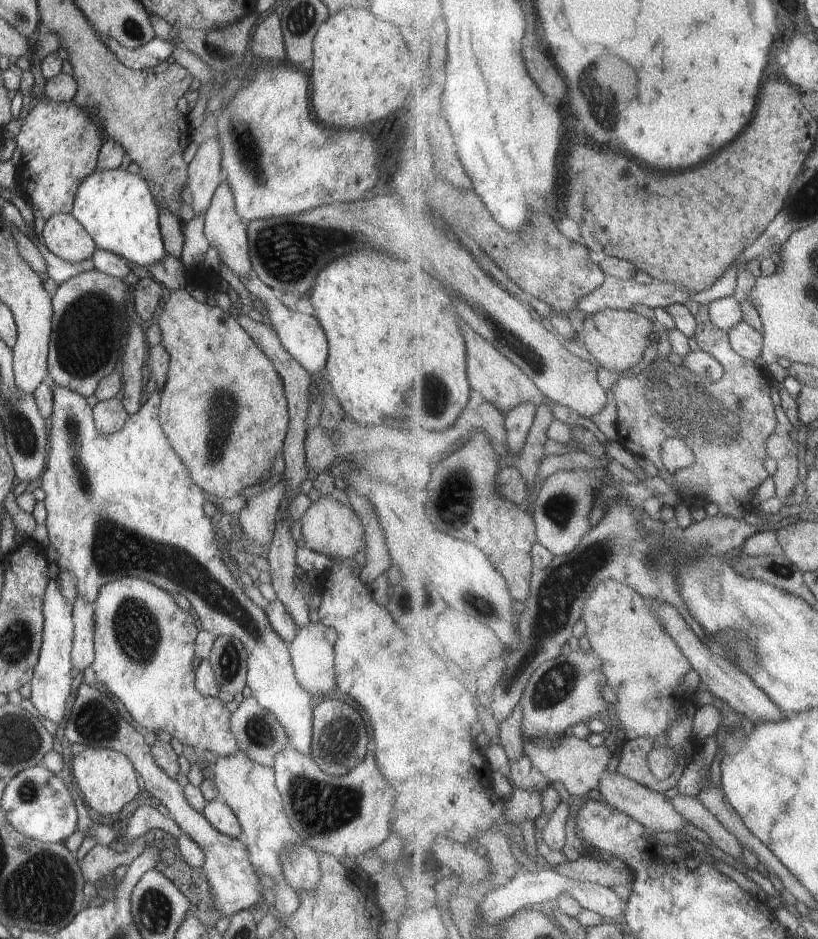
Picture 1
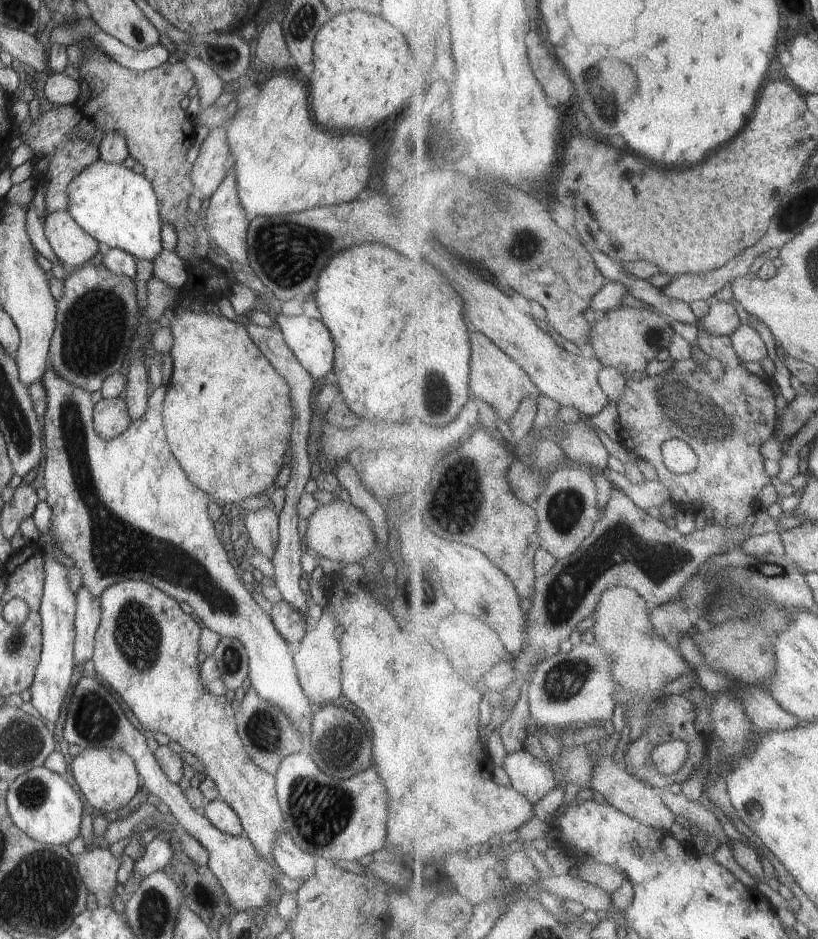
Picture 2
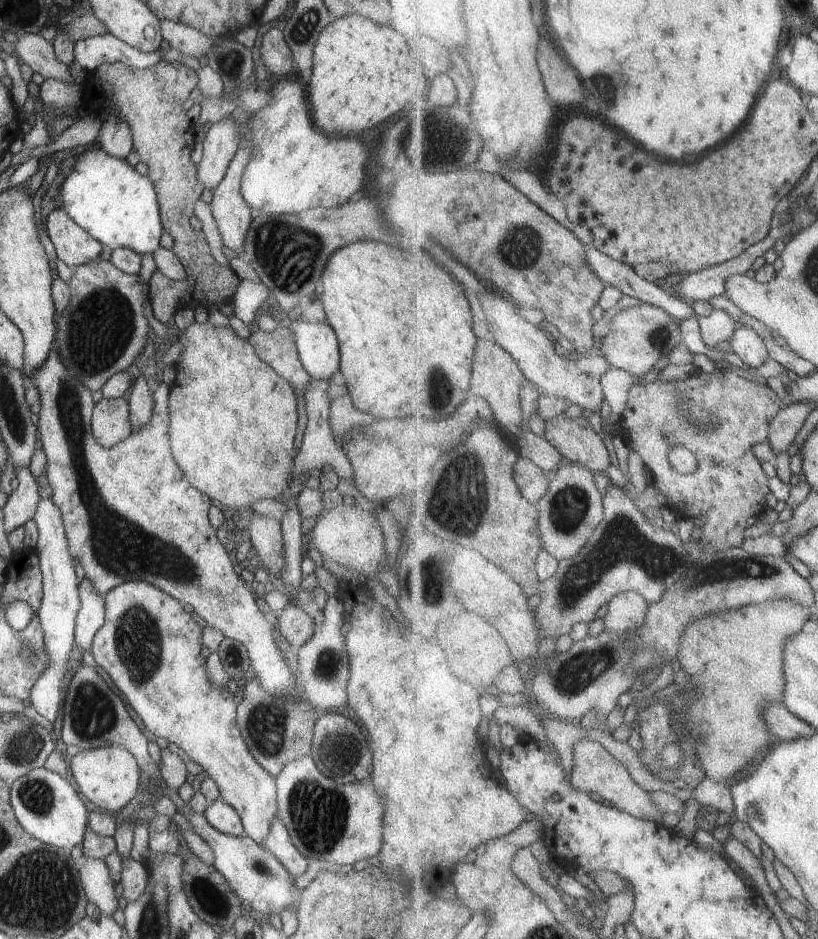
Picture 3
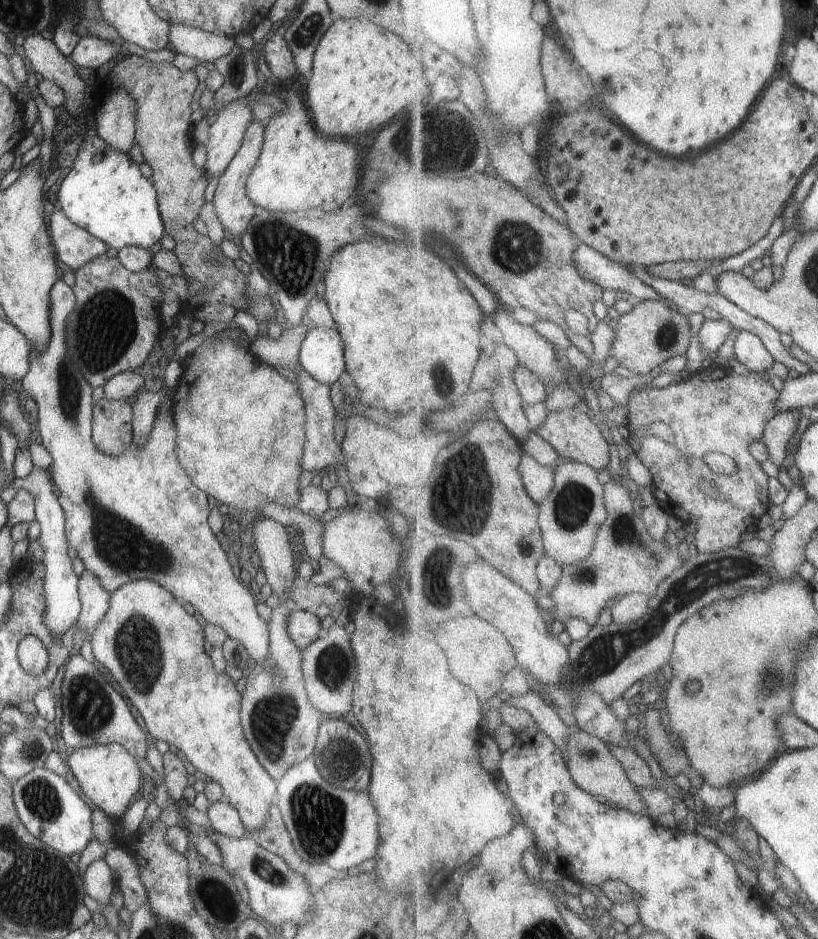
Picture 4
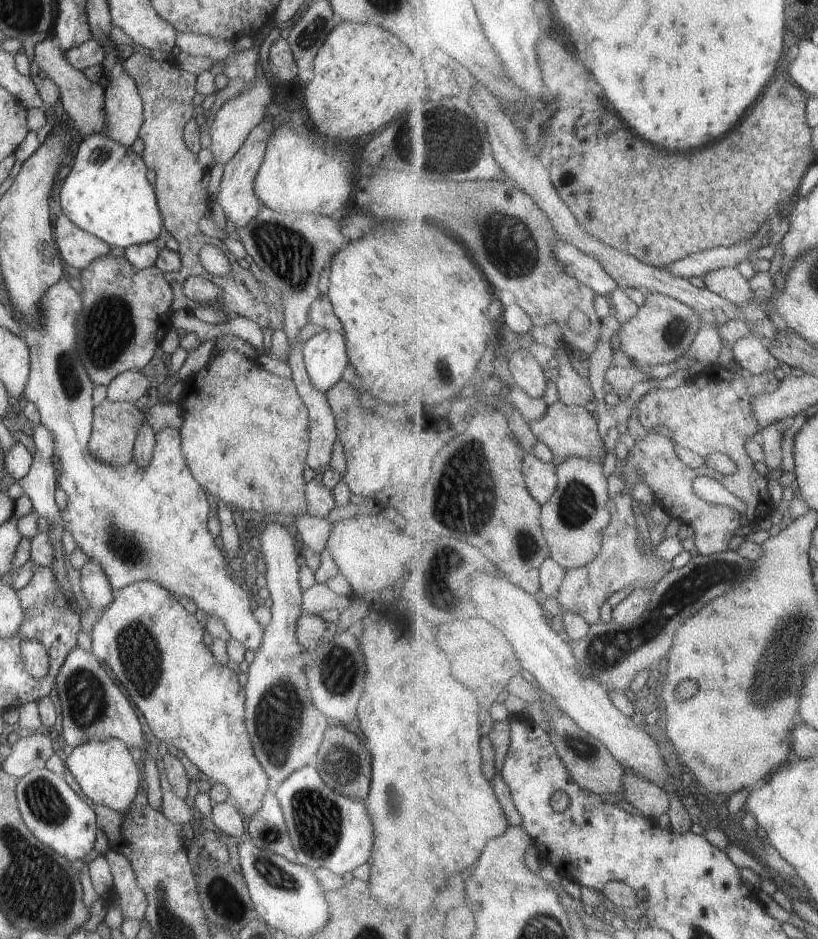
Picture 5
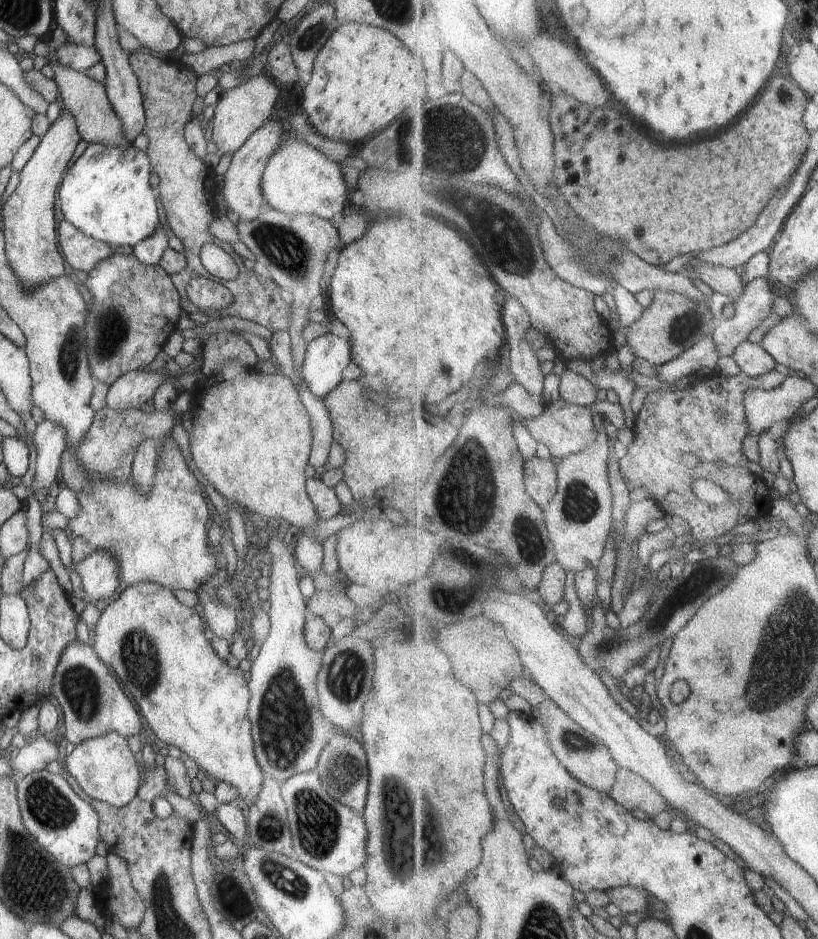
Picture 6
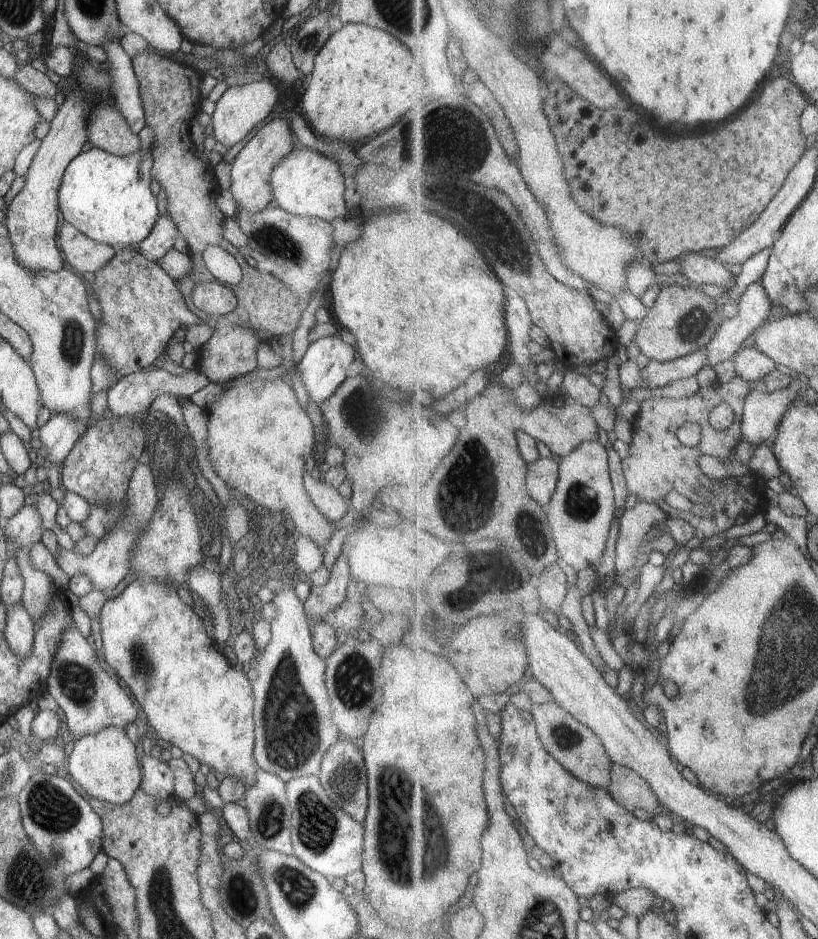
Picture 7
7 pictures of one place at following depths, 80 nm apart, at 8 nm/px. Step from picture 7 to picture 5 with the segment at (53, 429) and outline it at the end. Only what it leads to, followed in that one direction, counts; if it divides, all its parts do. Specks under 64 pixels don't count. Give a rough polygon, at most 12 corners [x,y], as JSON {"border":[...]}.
{"border":[[34,425],[28,473],[18,479],[38,516],[51,526],[52,573],[63,608],[79,614],[61,550],[61,511],[52,432]]}

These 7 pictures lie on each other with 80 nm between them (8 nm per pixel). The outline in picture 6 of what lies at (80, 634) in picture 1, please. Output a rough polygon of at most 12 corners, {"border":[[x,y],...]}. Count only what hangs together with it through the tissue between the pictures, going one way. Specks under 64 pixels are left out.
{"border":[[91,550],[73,562],[91,602],[119,587],[118,566],[109,551]]}

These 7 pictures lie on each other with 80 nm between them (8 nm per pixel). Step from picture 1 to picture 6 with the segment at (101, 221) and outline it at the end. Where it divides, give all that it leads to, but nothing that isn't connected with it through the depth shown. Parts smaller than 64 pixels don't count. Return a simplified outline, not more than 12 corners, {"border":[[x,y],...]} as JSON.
{"border":[[90,143],[63,218],[114,250],[158,226],[147,155]]}

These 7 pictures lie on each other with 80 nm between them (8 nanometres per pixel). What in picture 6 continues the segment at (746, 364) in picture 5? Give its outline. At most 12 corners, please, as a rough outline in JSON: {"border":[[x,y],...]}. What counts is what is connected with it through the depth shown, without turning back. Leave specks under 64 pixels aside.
{"border":[[748,341],[733,358],[741,372],[755,378],[778,363],[761,343]]}

